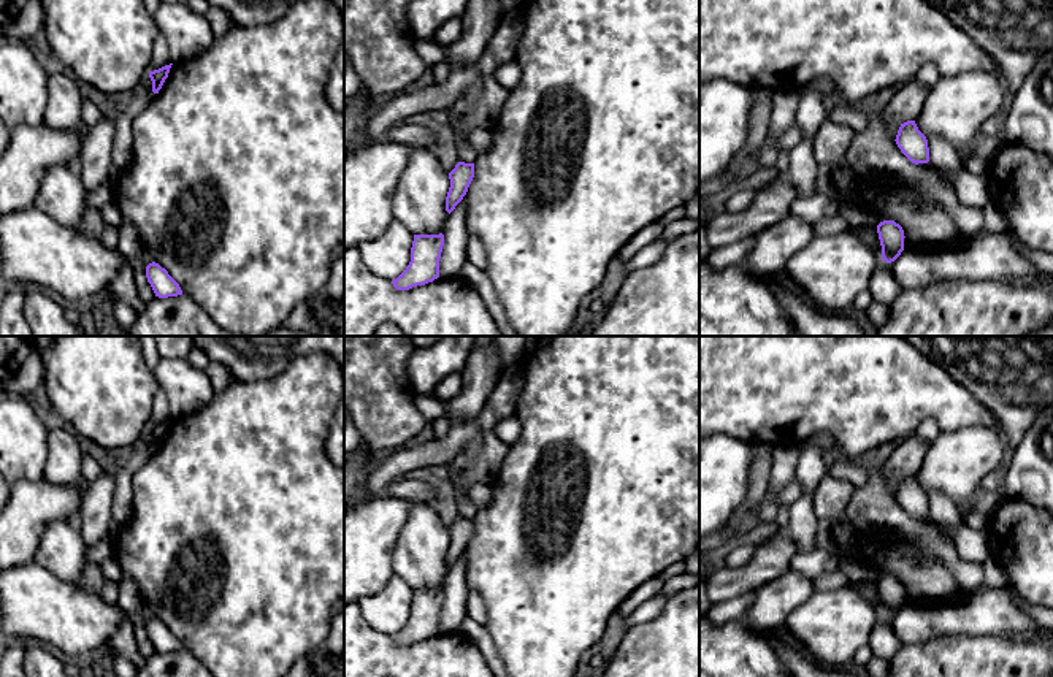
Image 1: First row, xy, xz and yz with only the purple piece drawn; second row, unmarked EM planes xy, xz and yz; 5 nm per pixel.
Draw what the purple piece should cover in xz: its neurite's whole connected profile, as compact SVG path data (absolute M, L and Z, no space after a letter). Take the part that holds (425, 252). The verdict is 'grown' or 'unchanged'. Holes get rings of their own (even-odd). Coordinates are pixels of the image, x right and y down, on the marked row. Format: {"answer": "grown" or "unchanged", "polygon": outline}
{"answer": "unchanged", "polygon": "M414 235L411 262L406 270L392 281L396 290L409 290L425 285L439 277L439 258L444 246L444 235Z"}

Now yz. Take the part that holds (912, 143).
{"answer": "unchanged", "polygon": "M915 120L901 124L896 144L901 152L915 165L929 162L929 147L926 136L918 130Z"}

